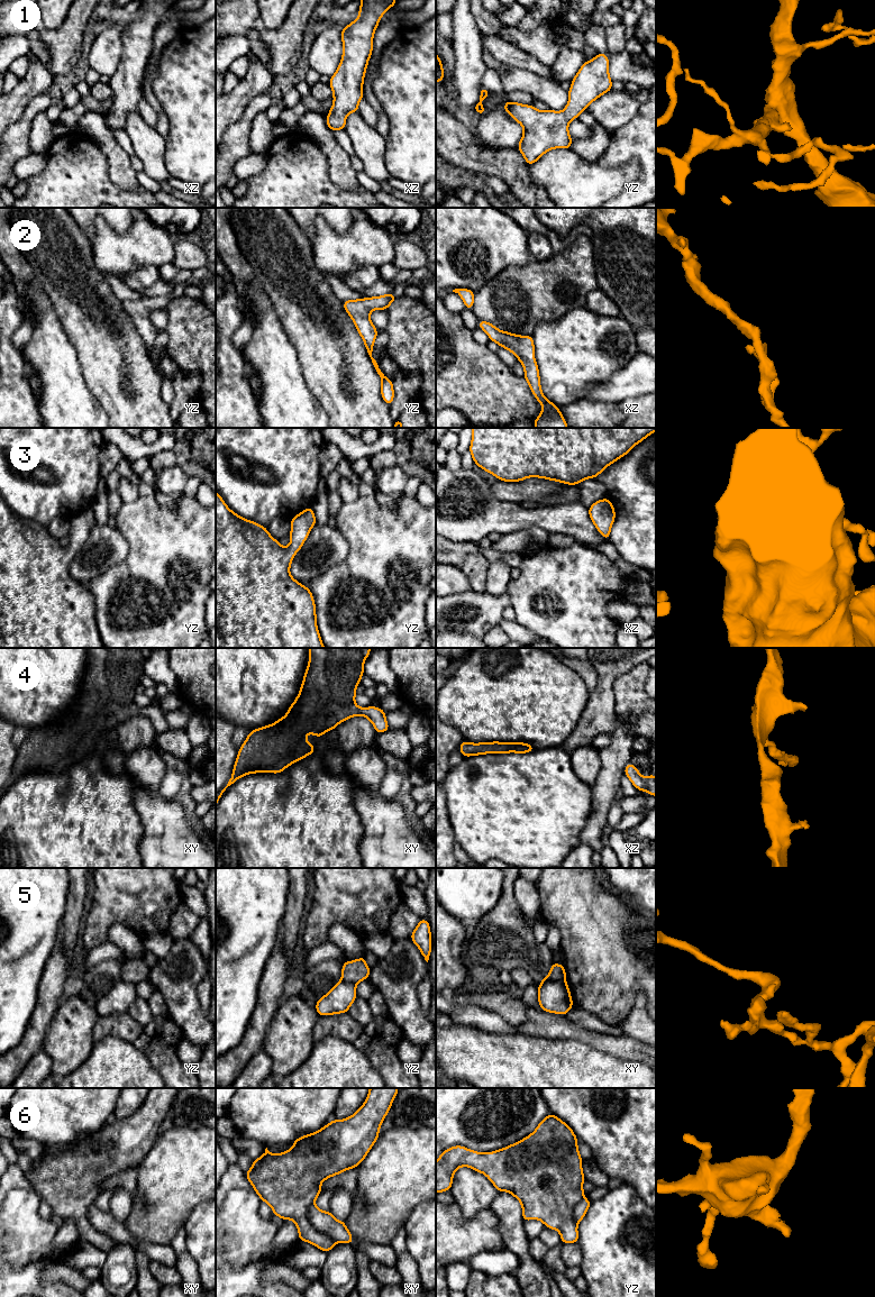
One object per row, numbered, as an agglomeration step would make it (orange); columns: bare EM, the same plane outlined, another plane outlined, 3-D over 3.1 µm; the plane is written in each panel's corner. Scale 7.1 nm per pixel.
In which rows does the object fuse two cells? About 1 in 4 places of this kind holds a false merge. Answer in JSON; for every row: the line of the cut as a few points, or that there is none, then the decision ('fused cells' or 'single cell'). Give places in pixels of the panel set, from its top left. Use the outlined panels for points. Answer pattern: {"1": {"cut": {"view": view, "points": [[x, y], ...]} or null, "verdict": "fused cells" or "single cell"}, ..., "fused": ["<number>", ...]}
{"1": {"cut": null, "verdict": "single cell"}, "2": {"cut": null, "verdict": "single cell"}, "3": {"cut": null, "verdict": "single cell"}, "4": {"cut": null, "verdict": "single cell"}, "5": {"cut": {"view": "xy", "points": [[564, 978], [547, 980], [540, 984]]}, "verdict": "fused cells"}, "6": {"cut": null, "verdict": "single cell"}, "fused": ["5"]}

